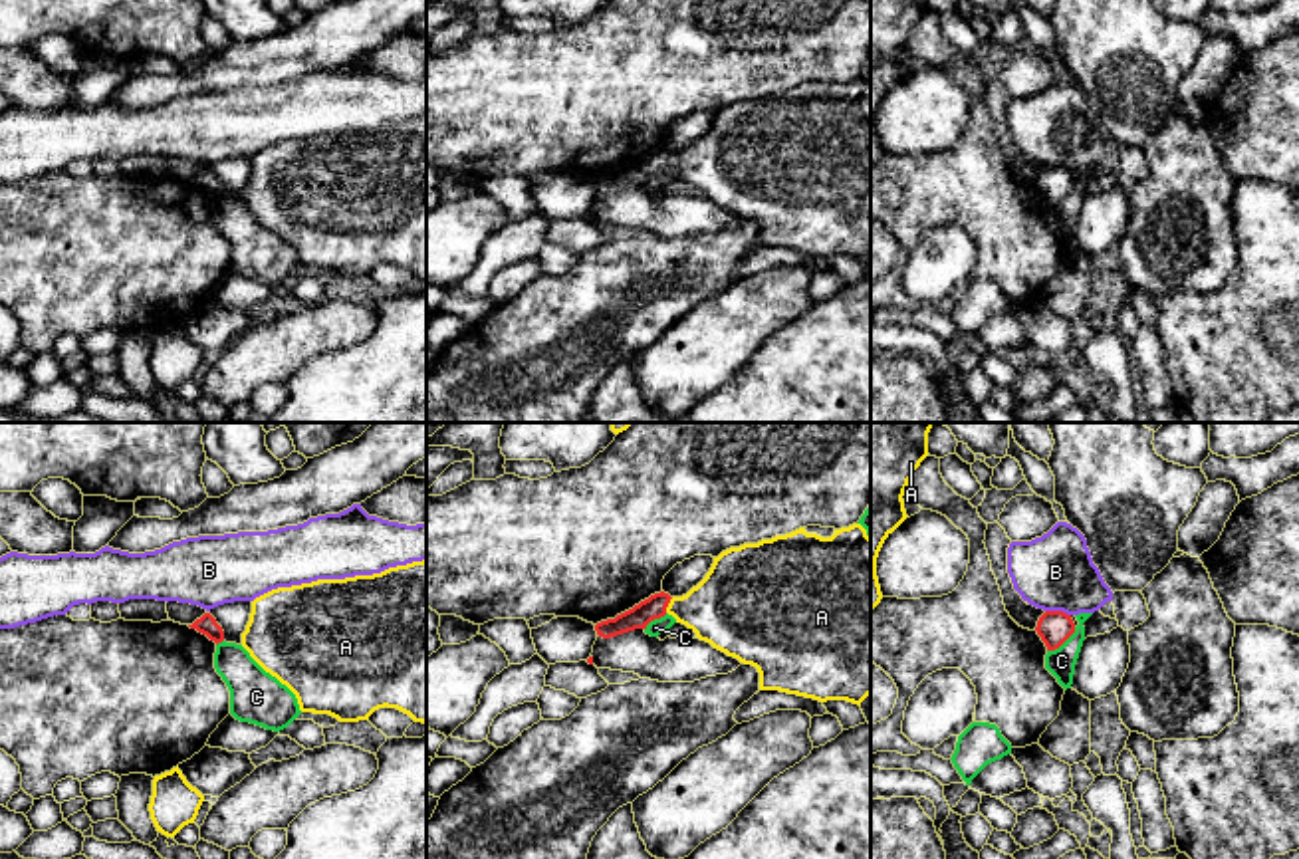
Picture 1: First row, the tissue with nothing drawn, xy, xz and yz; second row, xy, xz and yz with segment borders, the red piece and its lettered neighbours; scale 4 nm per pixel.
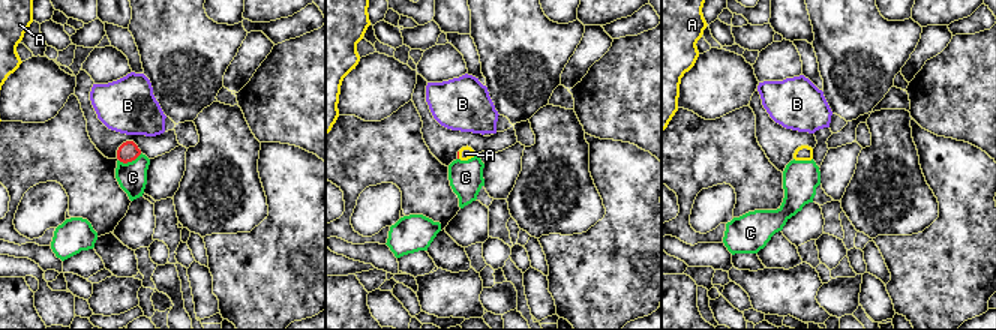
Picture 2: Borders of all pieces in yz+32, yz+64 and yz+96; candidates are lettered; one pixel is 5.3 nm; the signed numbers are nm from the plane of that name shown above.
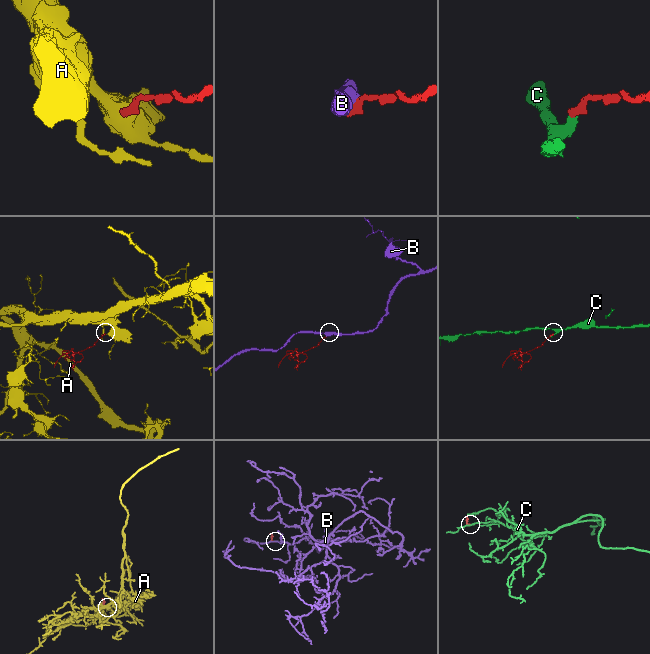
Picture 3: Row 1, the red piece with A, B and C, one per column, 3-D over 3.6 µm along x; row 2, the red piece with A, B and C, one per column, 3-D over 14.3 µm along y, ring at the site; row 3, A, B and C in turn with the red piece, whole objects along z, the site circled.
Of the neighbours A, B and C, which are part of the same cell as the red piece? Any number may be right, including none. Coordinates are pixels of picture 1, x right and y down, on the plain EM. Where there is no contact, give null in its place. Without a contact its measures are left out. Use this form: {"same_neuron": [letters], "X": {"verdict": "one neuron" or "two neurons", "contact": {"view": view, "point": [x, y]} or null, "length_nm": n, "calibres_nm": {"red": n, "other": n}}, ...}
{"same_neuron": ["A"], "A": {"verdict": "one neuron", "contact": {"view": "xz", "point": [667, 161]}, "length_nm": 70, "calibres_nm": {"red": 90, "other": 320}}, "B": {"verdict": "two neurons", "contact": {"view": "yz", "point": [1058, 167]}, "length_nm": 110, "calibres_nm": {"red": 140, "other": 320}}, "C": {"verdict": "two neurons", "contact": {"view": "yz", "point": [1062, 199]}, "length_nm": 160, "calibres_nm": {"red": 140, "other": 120}}}

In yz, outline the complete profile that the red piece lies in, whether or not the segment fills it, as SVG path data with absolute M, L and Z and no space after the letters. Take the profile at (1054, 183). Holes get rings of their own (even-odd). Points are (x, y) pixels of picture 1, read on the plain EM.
M1045 167L1039 173L1035 186L1045 198L1047 206L1055 206L1075 188L1075 179L1071 171L1063 167Z

